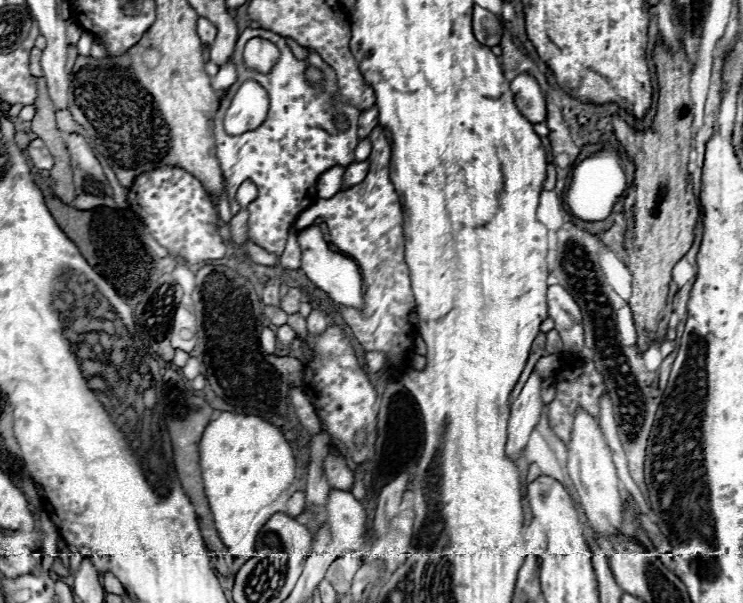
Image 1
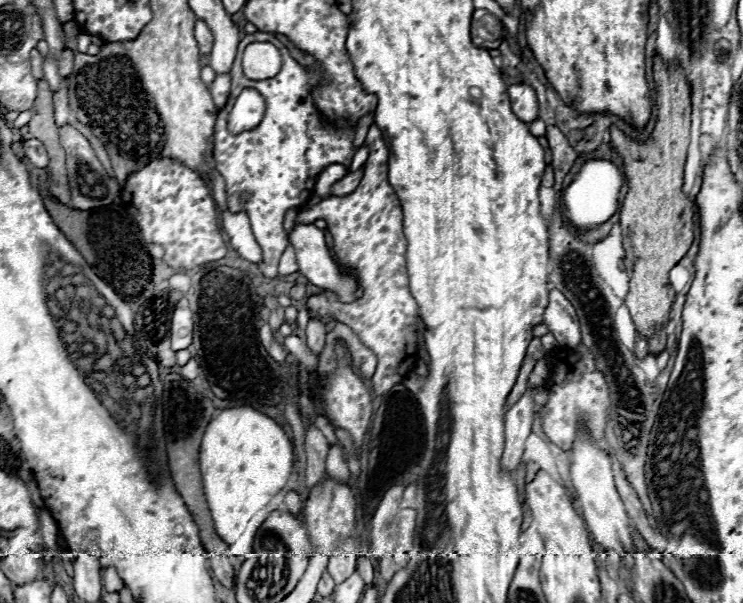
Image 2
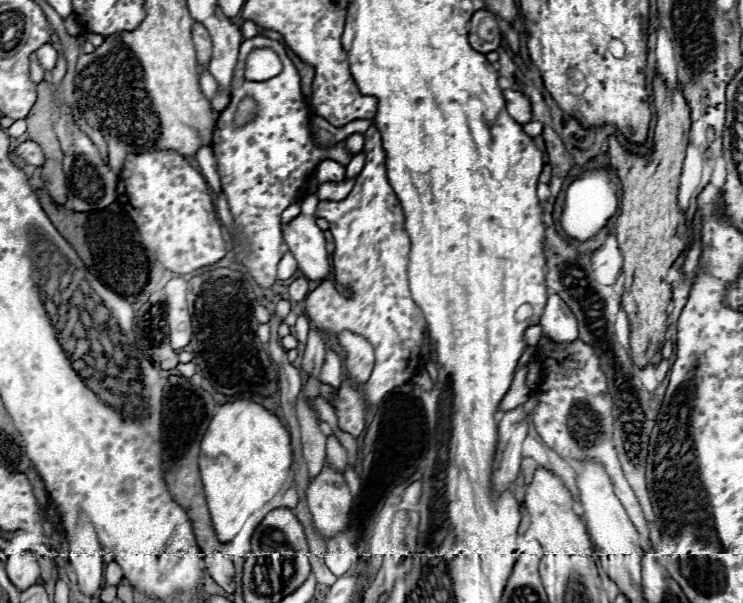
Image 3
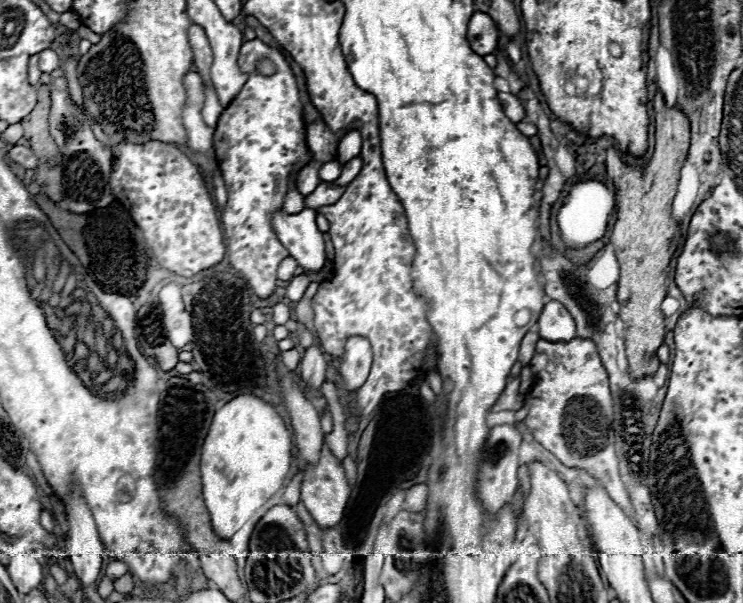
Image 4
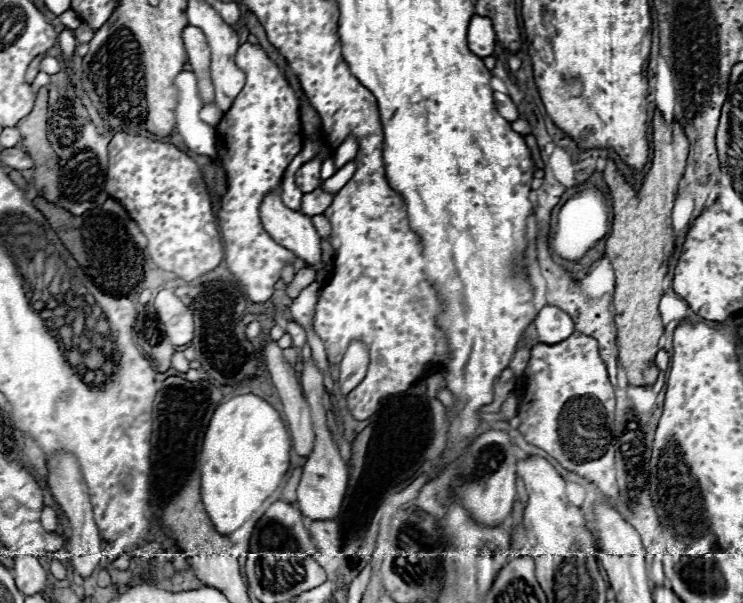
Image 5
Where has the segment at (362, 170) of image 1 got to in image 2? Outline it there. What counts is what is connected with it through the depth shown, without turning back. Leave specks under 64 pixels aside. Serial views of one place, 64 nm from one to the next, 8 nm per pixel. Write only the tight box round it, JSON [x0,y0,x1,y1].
[330,168,362,196]

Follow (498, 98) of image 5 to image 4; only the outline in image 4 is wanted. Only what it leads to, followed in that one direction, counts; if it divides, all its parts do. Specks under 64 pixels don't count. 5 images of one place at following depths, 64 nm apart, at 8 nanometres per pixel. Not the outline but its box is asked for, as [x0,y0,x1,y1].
[498,92,524,122]

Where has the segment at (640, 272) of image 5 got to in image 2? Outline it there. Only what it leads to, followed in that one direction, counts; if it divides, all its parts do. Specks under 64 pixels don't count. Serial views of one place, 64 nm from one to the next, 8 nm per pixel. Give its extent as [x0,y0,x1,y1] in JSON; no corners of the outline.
[610,58,694,360]

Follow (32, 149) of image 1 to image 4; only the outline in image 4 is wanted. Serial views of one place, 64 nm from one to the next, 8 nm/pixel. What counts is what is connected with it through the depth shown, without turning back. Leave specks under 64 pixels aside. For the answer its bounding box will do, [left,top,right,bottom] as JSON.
[8,146,38,170]

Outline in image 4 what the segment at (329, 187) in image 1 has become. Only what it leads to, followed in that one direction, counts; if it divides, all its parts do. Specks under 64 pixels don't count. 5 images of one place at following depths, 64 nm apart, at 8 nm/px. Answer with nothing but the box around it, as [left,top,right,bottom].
[320,160,342,182]

